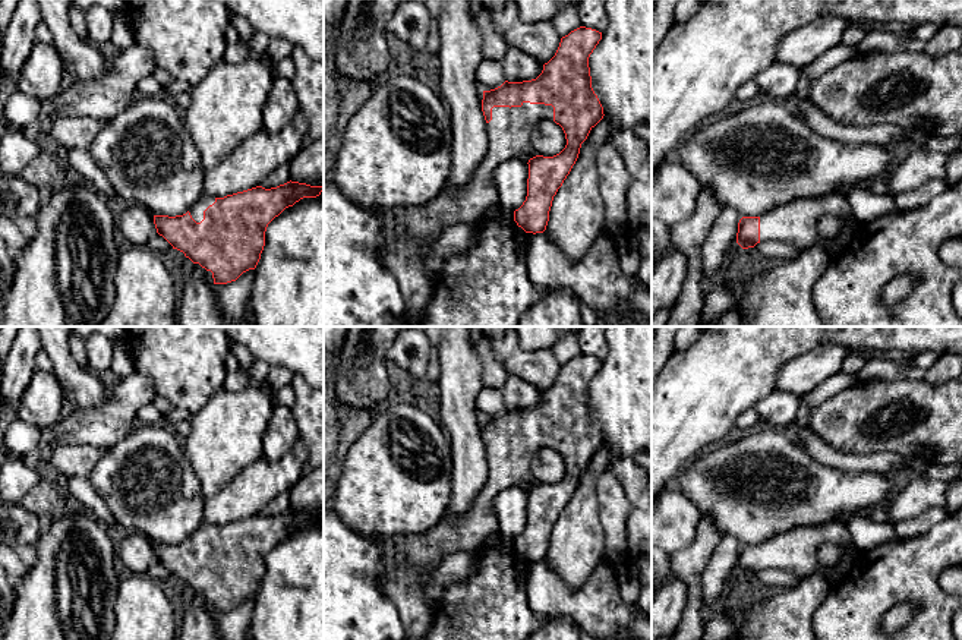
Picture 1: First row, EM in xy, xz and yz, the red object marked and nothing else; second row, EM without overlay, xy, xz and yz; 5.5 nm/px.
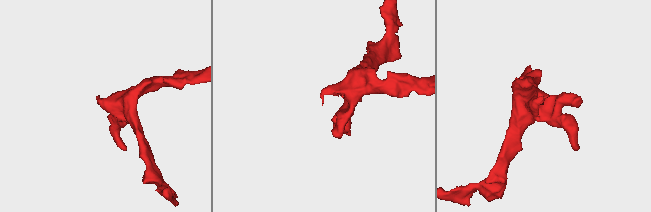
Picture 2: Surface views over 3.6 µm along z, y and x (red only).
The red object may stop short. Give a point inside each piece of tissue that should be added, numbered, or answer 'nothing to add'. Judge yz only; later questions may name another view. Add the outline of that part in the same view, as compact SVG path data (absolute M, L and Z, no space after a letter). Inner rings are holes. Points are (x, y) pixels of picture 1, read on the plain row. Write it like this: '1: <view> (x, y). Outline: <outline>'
1: yz (797, 551). Outline: M835 520L816 527L798 527L761 542L760 570L783 568L801 578L820 573L833 586L843 578L857 555L846 520ZM823 543L845 548L845 558L826 570L819 568L819 548Z

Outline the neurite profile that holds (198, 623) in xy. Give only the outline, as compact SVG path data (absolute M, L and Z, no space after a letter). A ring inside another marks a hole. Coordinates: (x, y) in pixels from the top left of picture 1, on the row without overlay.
M195 592L190 605L184 608L183 622L176 640L221 640L214 611L206 609L208 600Z

